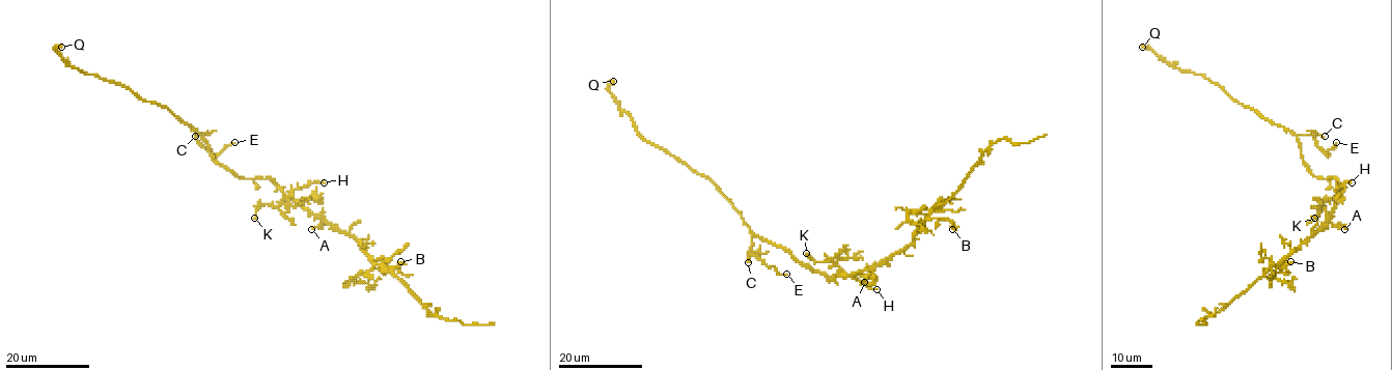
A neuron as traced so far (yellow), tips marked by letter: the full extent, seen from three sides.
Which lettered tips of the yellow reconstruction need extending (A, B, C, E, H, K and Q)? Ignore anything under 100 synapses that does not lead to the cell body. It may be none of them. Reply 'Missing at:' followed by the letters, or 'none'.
Missing at: none

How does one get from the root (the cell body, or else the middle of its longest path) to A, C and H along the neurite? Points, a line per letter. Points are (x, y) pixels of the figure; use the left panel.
A: (266, 178), (321, 220), (321, 227), (311, 229)
C: (266, 178), (238, 177), (215, 160), (209, 142), (201, 135), (195, 136)
H: (266, 178), (286, 196), (312, 182), (324, 182)

